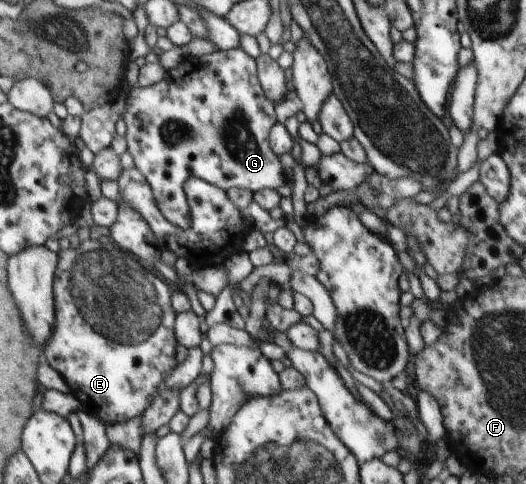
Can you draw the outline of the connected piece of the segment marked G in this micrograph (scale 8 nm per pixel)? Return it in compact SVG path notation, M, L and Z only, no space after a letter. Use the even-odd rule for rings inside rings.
M242 48L220 49L203 56L182 55L178 66L166 71L166 75L153 86L132 87L125 97L125 104L128 151L134 158L136 168L151 185L160 213L176 227L188 229L192 226L190 206L184 192L184 183L191 177L199 177L224 191L238 188L253 194L288 184L283 165L272 151L268 139L277 122L275 104L265 96L258 79L256 60ZM147 114L151 116L149 124L145 122Z

